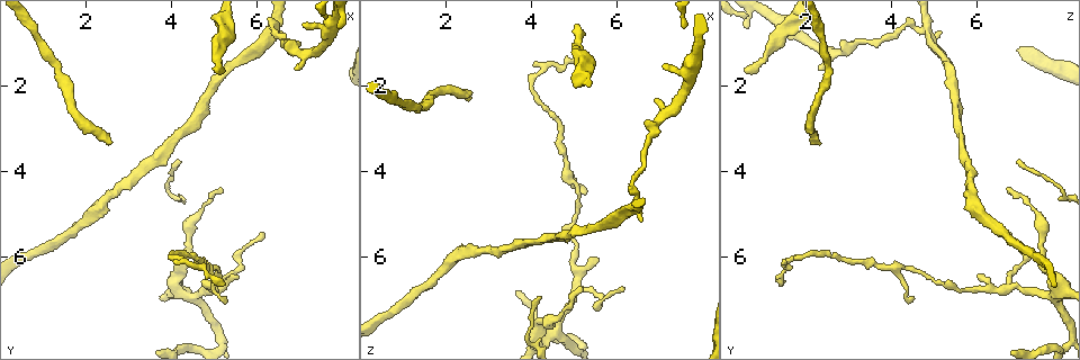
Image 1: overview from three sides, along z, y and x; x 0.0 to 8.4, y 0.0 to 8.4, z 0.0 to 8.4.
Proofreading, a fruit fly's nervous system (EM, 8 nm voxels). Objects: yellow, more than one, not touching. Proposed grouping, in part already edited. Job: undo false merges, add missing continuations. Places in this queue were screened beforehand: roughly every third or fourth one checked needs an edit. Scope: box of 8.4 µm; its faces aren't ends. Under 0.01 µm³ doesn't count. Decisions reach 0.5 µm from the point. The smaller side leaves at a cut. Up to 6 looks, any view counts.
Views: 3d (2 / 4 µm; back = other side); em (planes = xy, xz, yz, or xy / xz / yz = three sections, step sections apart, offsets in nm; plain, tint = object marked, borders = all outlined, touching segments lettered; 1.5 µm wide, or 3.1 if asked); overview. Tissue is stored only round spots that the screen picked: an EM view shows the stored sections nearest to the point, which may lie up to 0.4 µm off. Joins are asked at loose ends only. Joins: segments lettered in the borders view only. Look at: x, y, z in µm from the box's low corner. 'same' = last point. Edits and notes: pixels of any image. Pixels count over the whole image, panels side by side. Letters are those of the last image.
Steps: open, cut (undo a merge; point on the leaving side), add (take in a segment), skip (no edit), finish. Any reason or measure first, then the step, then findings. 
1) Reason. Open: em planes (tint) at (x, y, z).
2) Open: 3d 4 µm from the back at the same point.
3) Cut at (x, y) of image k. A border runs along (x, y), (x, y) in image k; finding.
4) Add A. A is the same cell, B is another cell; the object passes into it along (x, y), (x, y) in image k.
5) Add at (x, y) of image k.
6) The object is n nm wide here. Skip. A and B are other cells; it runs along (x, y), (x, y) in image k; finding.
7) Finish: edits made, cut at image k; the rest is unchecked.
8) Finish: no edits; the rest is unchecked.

Thin end. Open: 3d 2 µm at (5.55, 6.45, 6.00).

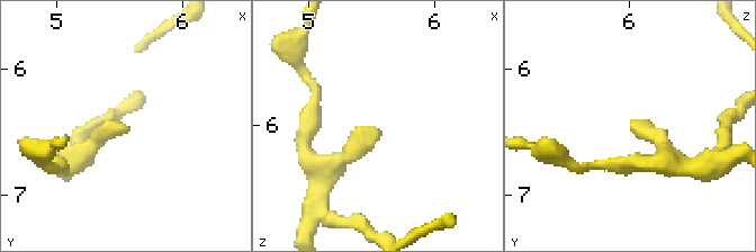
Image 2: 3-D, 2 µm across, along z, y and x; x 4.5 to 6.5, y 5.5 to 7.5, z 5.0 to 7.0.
Need the tissue. Open: em xz step 4 (tint) at (5.54, 6.44, 6.02).

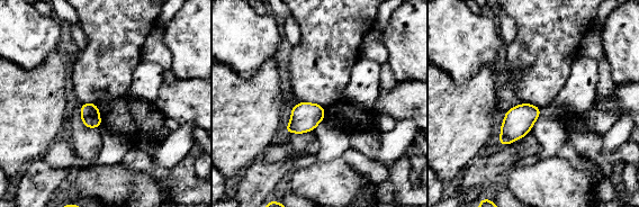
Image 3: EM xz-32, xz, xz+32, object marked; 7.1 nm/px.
What lies round it. Open: em xz step 4 (borders) at the same point.

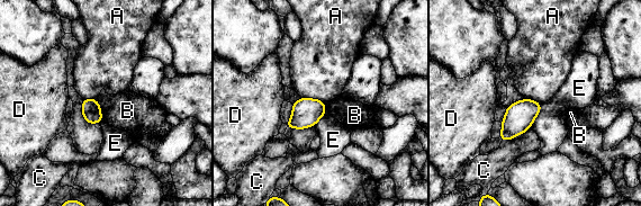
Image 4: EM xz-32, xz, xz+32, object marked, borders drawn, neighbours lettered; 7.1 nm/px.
Skip. A, B, C, D and E are other cells; none of them fits.

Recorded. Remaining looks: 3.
Sharp bend. Open: 3d 2 µm at (3.95, 6.00, 1.85).

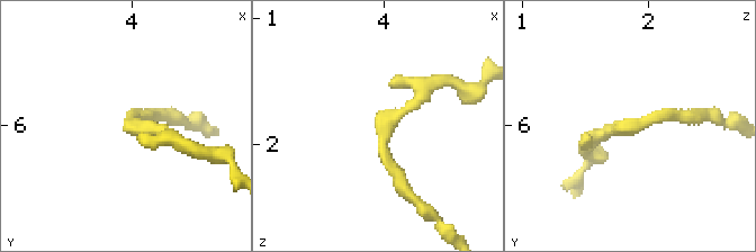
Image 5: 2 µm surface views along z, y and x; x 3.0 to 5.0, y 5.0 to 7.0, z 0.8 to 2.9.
Now the EM. Open: em planes (borders) at (4.00, 6.02, 1.84).

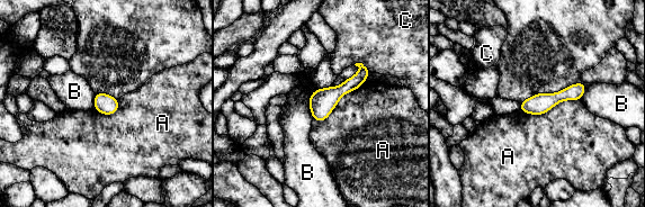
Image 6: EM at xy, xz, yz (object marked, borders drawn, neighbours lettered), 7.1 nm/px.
The longest contact is with A, 480 nm. Skip. A, B and C are other cells; all the same neuron.

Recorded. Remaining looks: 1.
Finish: no edits; the rest is unchecked.

